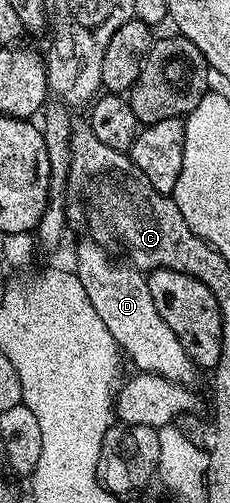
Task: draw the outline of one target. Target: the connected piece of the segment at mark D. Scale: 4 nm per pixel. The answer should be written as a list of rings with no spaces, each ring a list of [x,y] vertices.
[[[84,238],[76,248],[74,271],[98,318],[102,318],[106,330],[110,330],[121,353],[132,359],[136,372],[149,372],[175,384],[195,385],[198,365],[192,361],[182,342],[178,342],[178,334],[162,322],[162,314],[158,314],[158,306],[154,306],[154,298],[150,298],[147,275],[123,259],[115,260],[108,252],[111,251],[105,245],[91,238]]]

